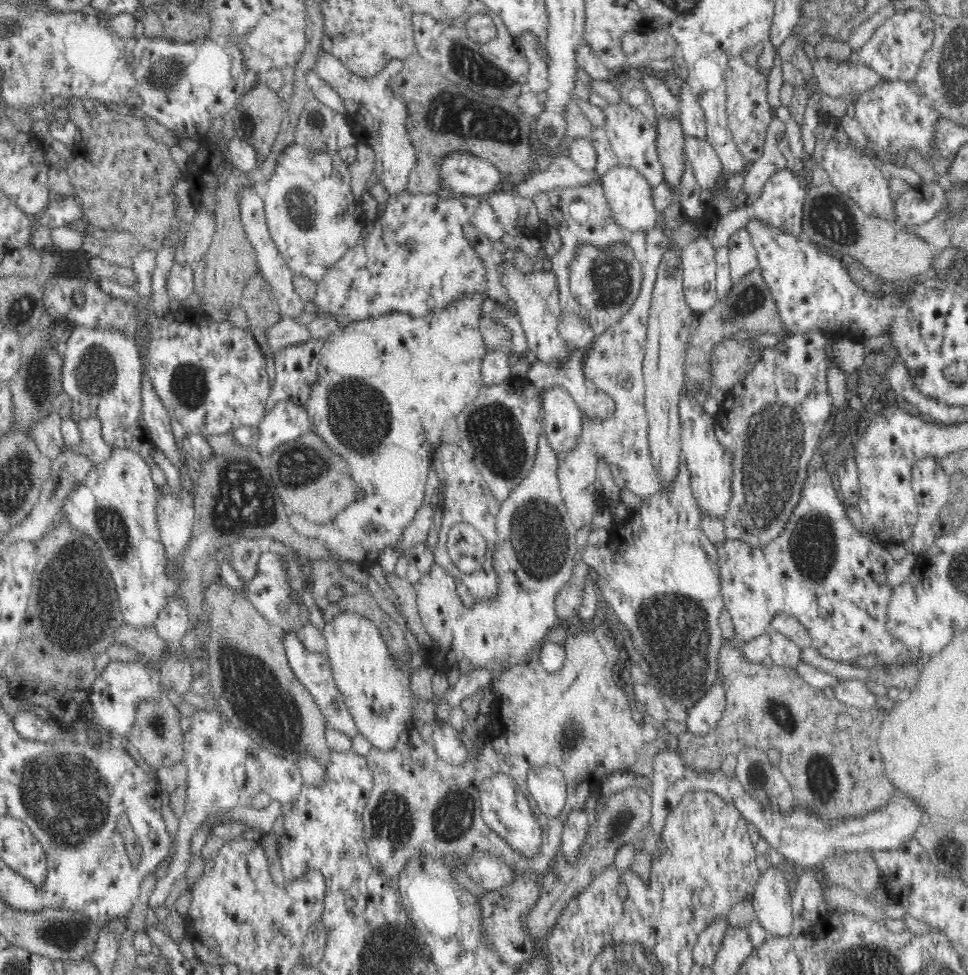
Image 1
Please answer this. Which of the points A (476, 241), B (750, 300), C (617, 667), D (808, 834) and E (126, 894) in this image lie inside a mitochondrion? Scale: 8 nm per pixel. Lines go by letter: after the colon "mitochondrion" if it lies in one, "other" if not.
A: other
B: mitochondrion
C: other
D: other
E: other

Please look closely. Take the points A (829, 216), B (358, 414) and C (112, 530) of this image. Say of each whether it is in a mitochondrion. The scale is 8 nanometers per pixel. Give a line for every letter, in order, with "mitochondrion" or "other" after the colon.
A: mitochondrion
B: mitochondrion
C: mitochondrion

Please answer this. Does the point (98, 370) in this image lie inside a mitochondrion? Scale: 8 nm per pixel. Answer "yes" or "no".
yes

